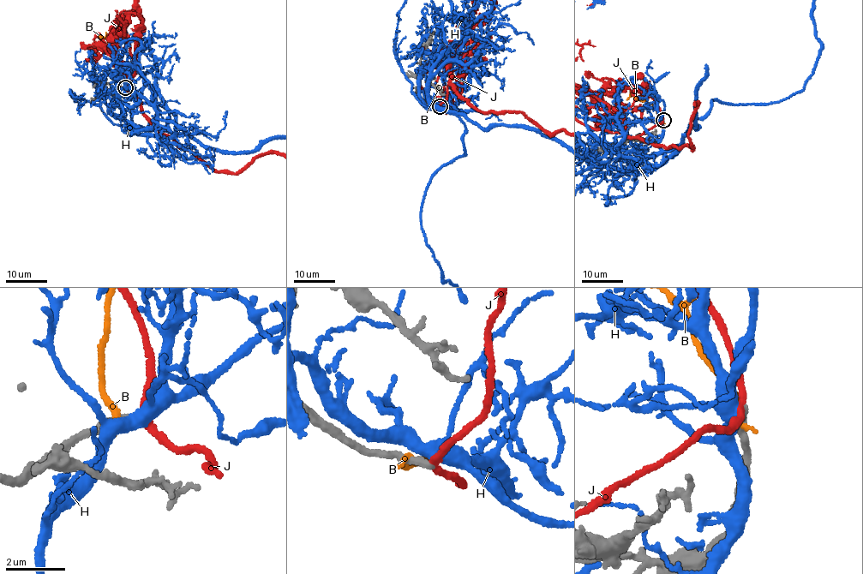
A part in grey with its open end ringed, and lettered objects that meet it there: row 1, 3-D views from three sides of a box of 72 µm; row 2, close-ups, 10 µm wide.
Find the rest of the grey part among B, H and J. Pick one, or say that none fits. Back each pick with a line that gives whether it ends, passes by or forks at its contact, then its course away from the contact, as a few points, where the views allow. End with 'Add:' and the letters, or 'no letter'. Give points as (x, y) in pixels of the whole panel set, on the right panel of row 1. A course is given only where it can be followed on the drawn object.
Add: no letter

